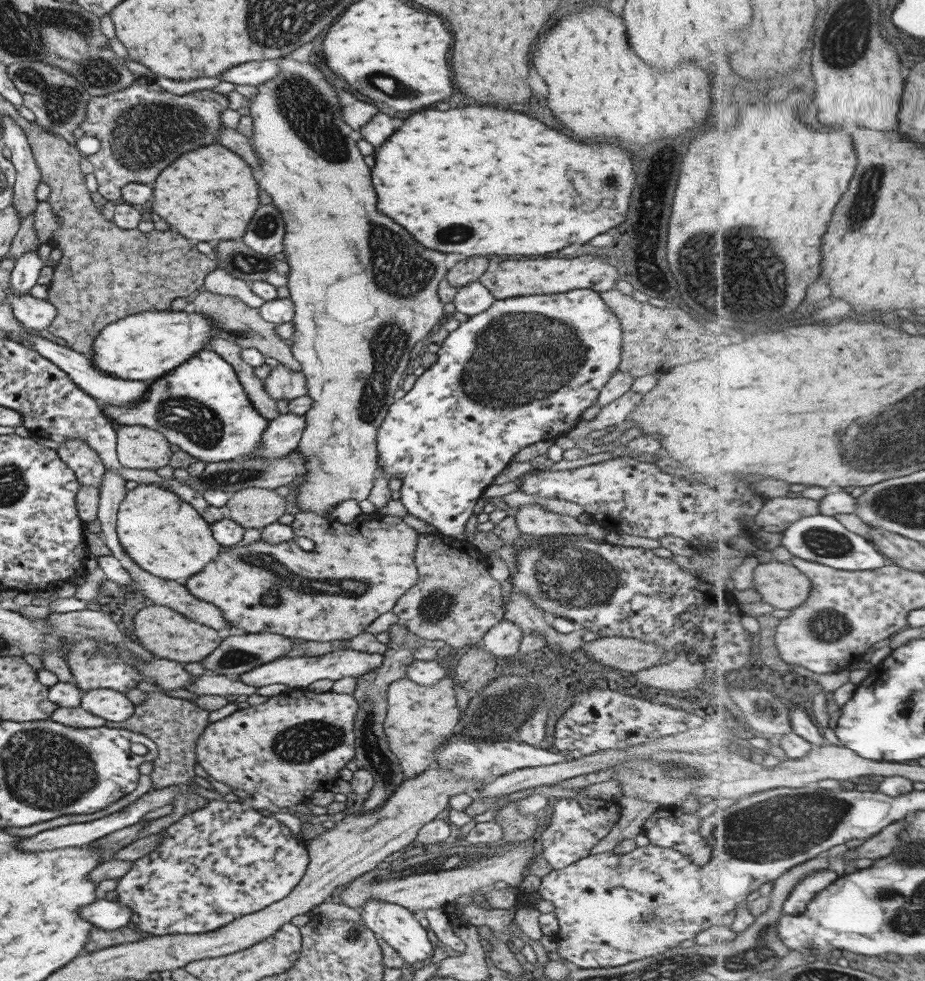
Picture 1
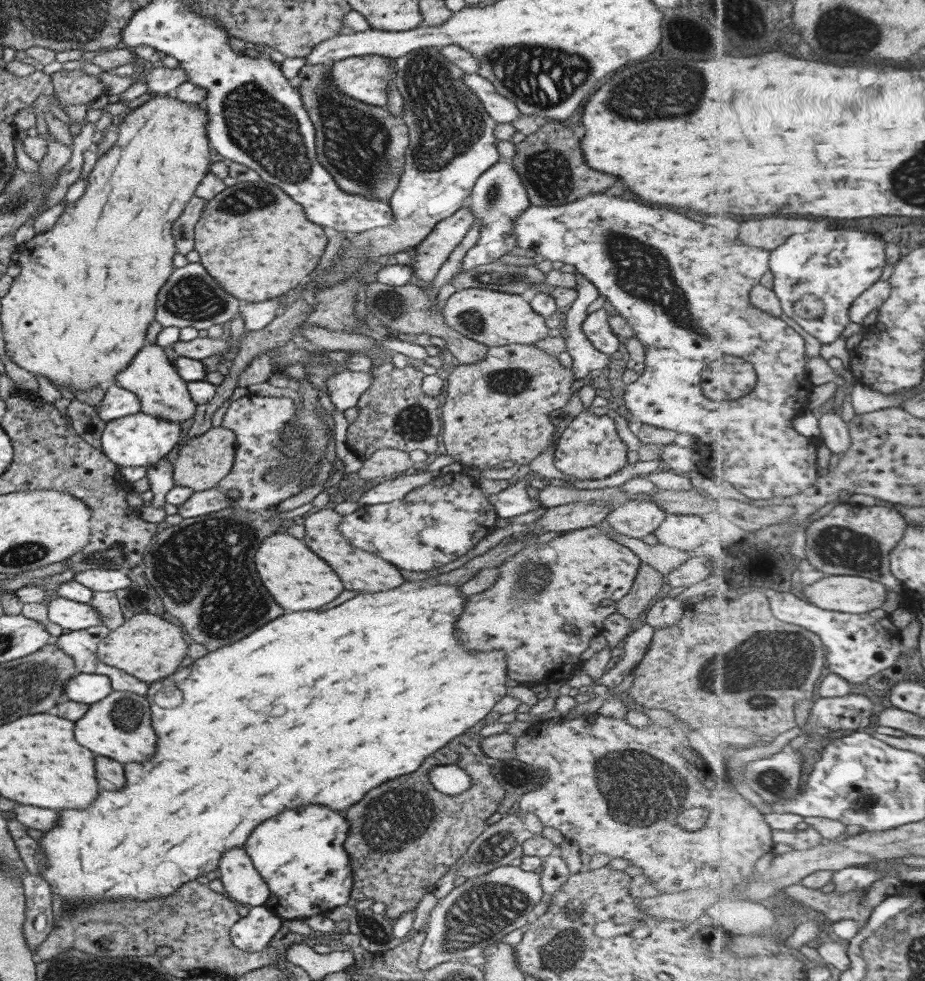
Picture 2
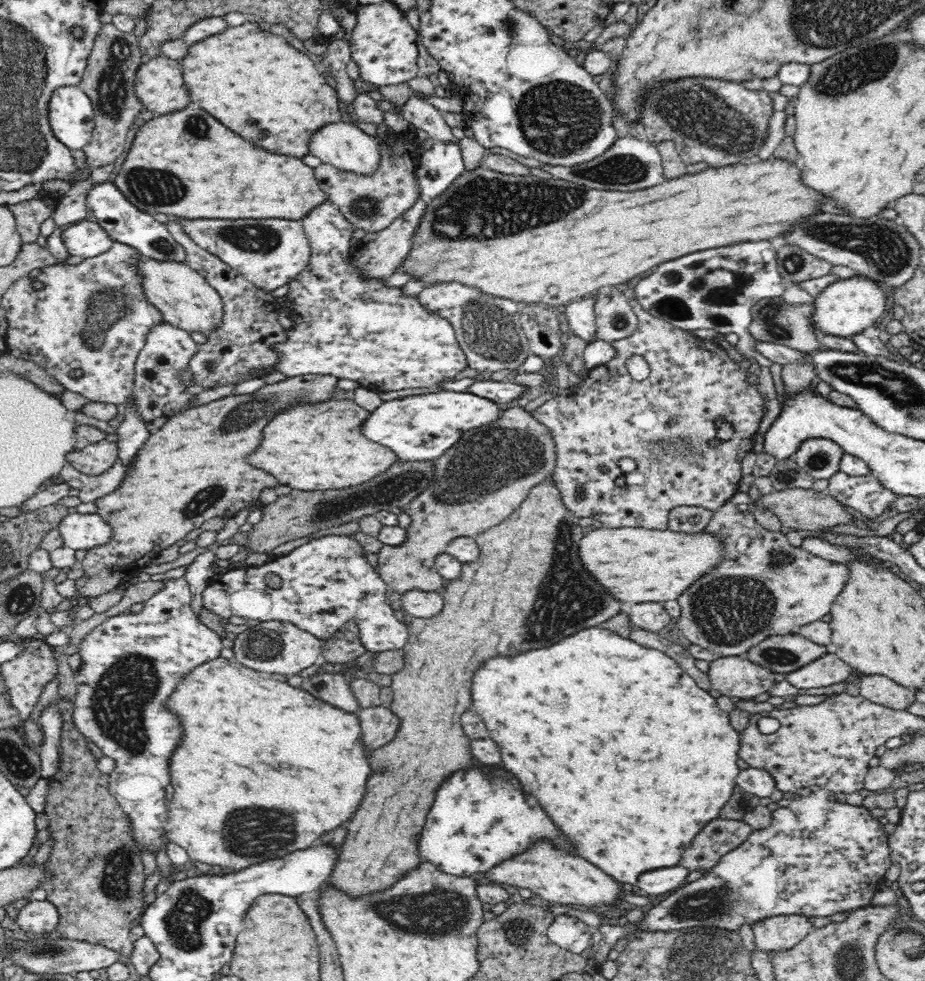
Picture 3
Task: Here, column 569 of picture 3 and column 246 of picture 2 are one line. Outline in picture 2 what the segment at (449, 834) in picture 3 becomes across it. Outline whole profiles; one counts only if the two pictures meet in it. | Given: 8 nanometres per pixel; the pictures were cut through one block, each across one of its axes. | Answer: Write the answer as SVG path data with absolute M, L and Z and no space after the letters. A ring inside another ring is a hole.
M300 806L256 826L246 841L246 854L266 882L270 897L263 906L285 920L304 920L344 906L351 899L354 878L344 849L348 820L326 806Z

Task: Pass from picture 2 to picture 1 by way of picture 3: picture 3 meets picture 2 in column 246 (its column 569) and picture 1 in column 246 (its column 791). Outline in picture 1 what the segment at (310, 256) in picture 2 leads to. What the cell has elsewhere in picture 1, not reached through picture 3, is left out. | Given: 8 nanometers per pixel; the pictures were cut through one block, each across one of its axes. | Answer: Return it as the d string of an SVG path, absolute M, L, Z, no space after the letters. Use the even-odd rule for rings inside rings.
M220 142L212 146L204 146L200 150L192 150L180 156L174 164L170 164L160 178L154 182L154 206L152 210L162 216L168 224L172 224L184 238L194 238L198 241L234 240L244 236L248 222L252 220L254 212L260 208L260 186L256 184L254 172L250 166L232 150L220 146Z

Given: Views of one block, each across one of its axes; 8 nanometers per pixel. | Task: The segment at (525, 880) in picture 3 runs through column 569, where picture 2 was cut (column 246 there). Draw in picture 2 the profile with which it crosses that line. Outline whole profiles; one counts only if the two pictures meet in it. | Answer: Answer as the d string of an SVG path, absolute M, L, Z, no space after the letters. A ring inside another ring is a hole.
M244 846L224 851L219 862L220 881L225 895L239 905L263 906L270 897L269 887L256 871Z

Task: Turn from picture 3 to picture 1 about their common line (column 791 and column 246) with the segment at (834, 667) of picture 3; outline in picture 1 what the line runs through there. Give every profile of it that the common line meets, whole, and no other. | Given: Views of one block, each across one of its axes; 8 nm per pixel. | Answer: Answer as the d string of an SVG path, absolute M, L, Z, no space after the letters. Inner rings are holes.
M344 649L315 657L300 656L300 658L290 658L290 656L284 656L284 658L278 658L278 660L269 663L266 662L266 664L258 666L255 670L234 676L234 678L242 680L250 686L261 687L268 686L268 684L285 684L290 689L298 689L307 688L312 682L324 680L324 678L336 681L340 680L340 678L362 676L362 674L368 674L370 670L380 668L382 662L384 662L382 654Z

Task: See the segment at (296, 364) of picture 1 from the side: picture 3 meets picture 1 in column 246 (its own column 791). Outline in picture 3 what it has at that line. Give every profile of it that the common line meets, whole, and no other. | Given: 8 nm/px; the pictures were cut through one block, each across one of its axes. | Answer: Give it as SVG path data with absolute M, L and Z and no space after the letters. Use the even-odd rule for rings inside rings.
M767 297L752 307L751 311L752 323L749 332L756 341L783 344L805 353L814 353L822 346L817 338L818 331L813 326L812 303L794 306L786 303L782 297Z

